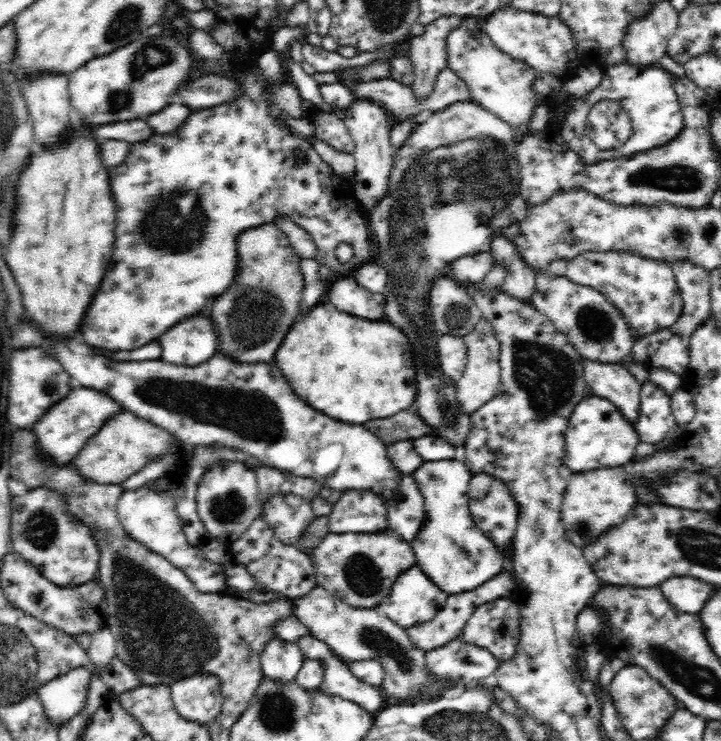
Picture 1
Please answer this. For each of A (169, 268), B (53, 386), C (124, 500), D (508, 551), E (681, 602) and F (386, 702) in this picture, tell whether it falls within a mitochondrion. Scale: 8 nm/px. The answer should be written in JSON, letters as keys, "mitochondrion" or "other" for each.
{"A":"other","B":"mitochondrion","C":"other","D":"other","E":"other","F":"other"}

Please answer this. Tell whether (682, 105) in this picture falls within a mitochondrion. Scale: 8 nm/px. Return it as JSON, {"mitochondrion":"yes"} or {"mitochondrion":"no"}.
{"mitochondrion":"no"}

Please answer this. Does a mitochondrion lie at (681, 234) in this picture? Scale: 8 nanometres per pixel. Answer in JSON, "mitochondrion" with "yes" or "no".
{"mitochondrion":"yes"}

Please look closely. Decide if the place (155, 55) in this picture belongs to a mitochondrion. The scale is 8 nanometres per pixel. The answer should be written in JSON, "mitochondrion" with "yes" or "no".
{"mitochondrion":"yes"}

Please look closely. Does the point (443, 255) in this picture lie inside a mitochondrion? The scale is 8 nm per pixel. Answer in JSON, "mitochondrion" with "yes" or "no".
{"mitochondrion":"no"}

